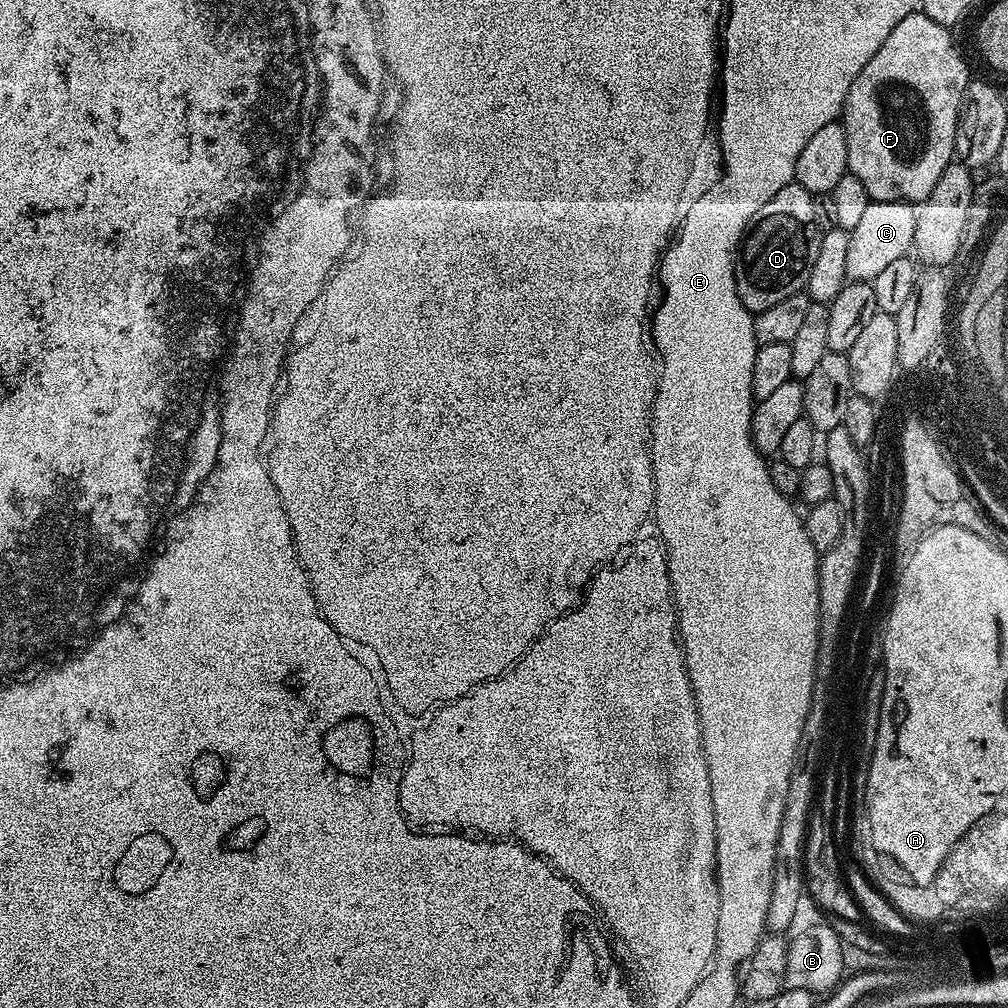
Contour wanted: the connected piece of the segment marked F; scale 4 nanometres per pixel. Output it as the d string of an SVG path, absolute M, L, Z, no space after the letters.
M922 10L910 13L878 46L878 54L862 66L862 74L854 78L850 94L846 94L842 123L846 130L848 172L866 186L869 201L925 200L938 186L942 170L953 163L956 150L956 123L960 117L960 103L970 79L968 64L960 57L956 44L947 27Z

